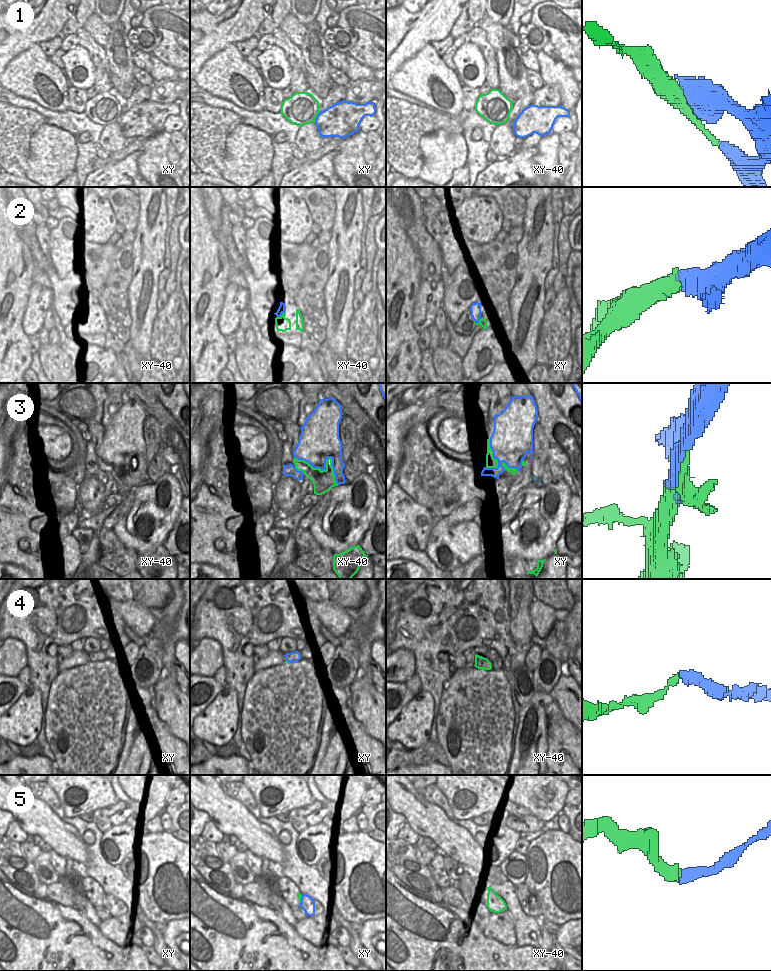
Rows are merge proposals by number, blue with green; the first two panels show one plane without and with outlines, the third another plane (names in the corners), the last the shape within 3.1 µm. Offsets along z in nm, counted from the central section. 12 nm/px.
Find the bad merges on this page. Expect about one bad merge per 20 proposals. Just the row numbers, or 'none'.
none.

